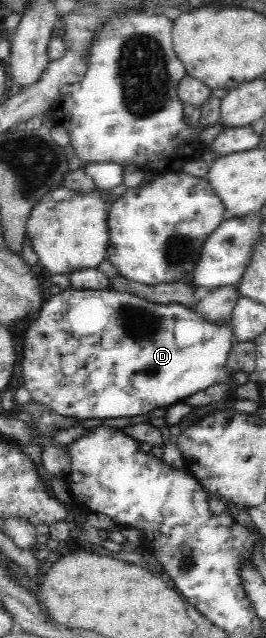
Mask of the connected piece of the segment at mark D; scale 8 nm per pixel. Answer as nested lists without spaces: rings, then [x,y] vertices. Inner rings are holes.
[[[68,287],[60,293],[50,296],[44,301],[38,319],[32,323],[26,335],[26,343],[23,345],[22,377],[26,388],[34,402],[47,405],[52,411],[61,416],[74,417],[76,419],[108,419],[110,417],[134,417],[140,414],[154,413],[163,407],[169,407],[174,403],[182,402],[195,393],[208,389],[213,383],[226,383],[228,381],[227,359],[231,347],[235,342],[231,322],[227,325],[213,324],[206,321],[195,310],[180,305],[179,302],[154,302],[148,298],[138,297],[126,290],[75,290]]]

